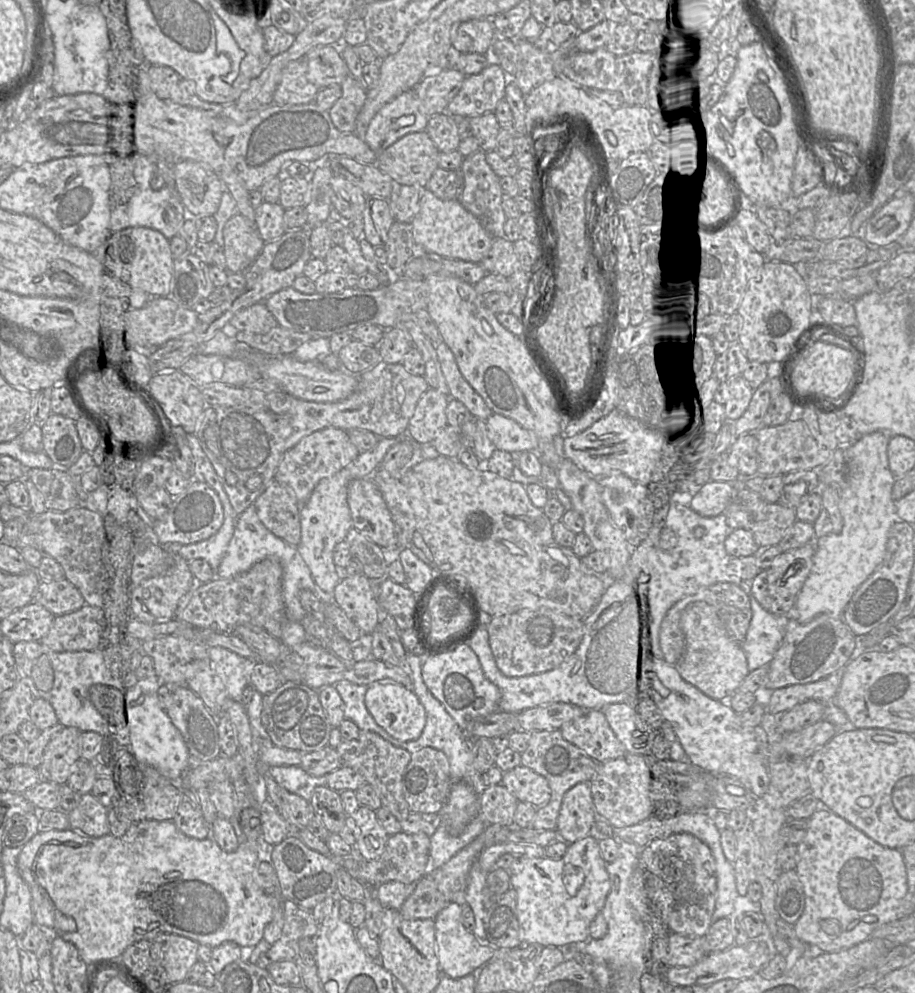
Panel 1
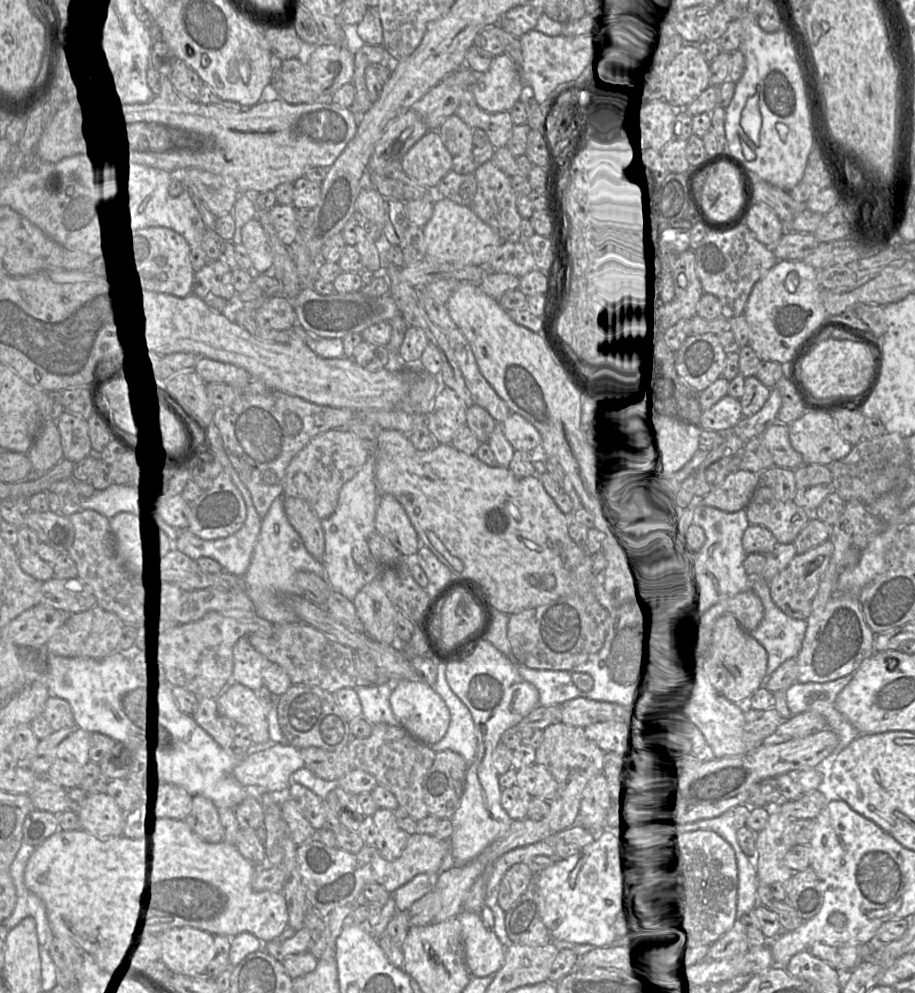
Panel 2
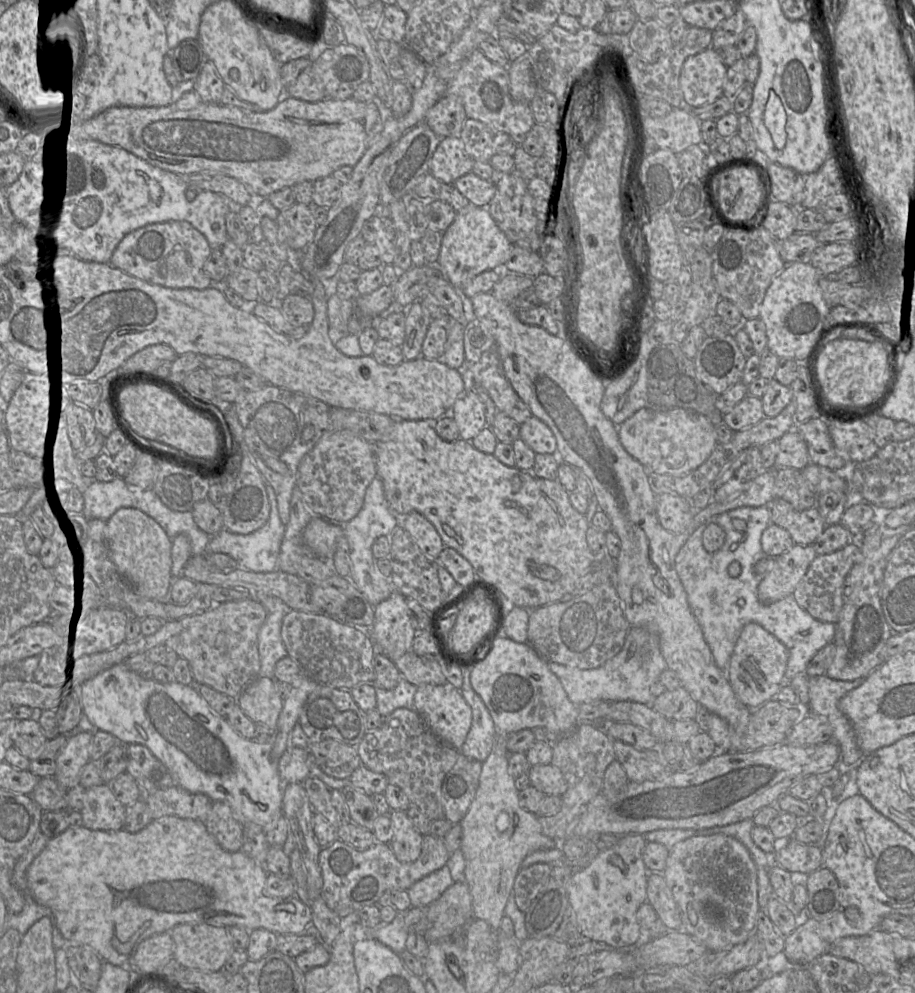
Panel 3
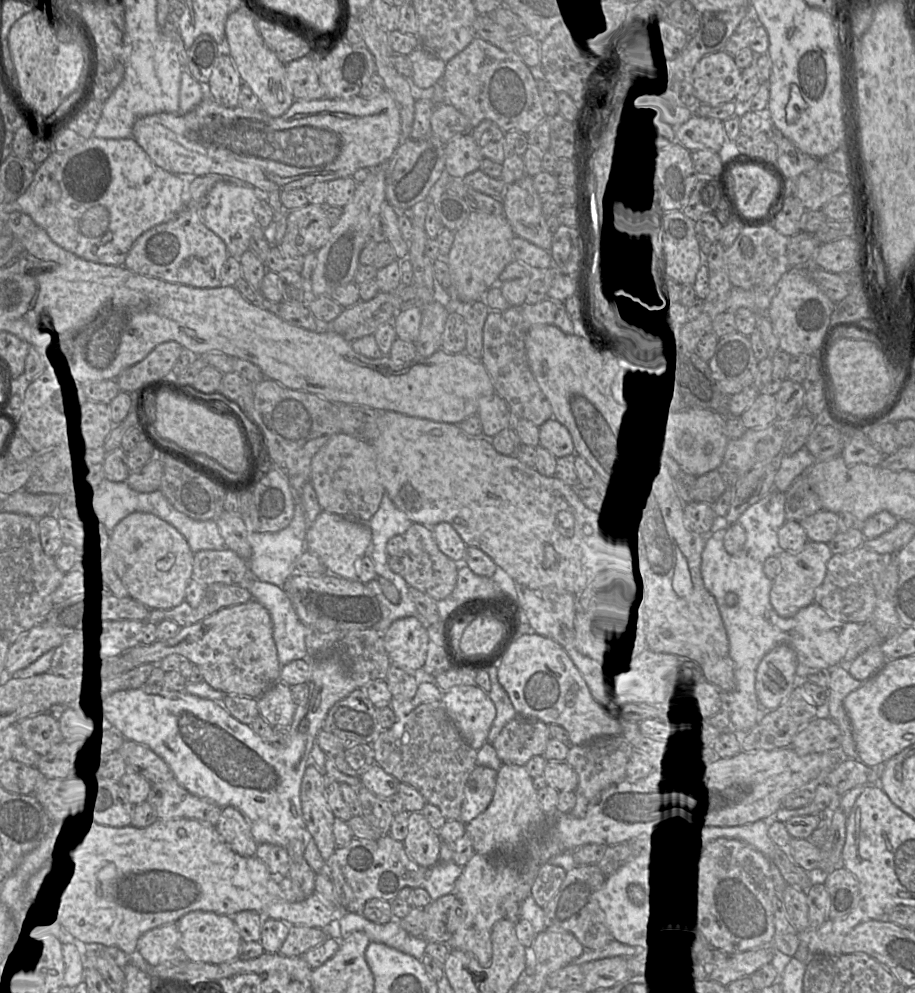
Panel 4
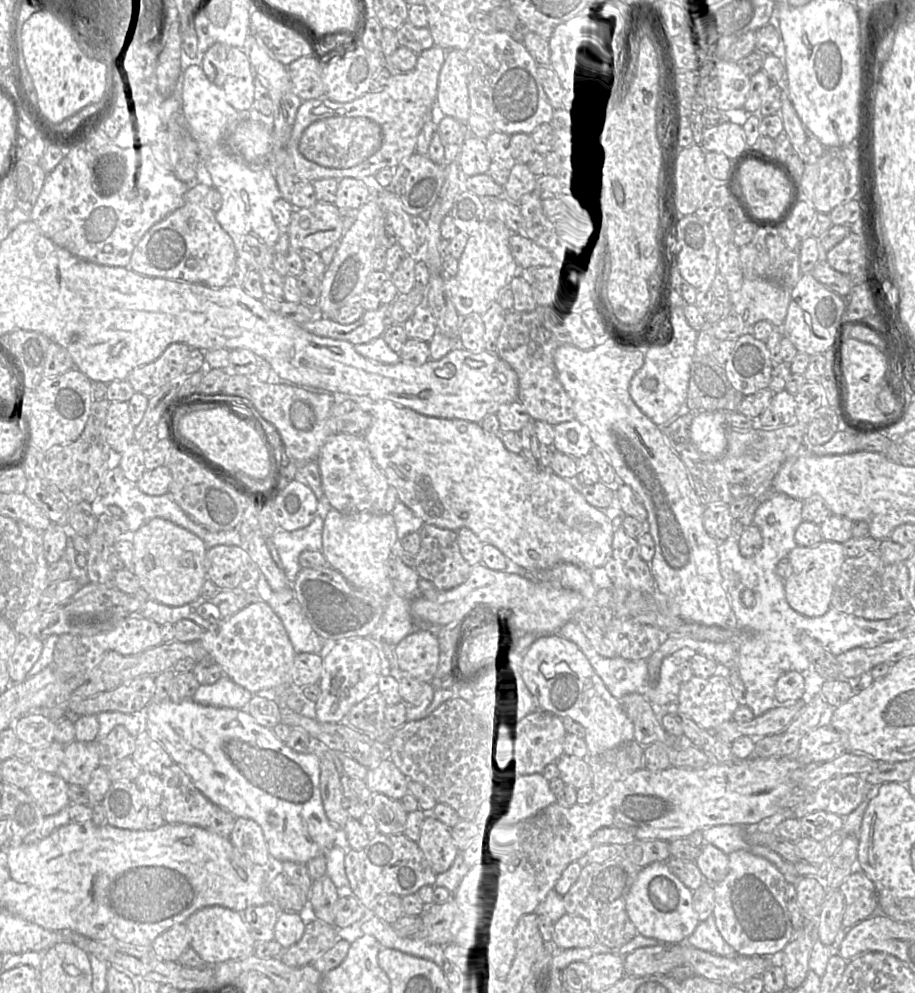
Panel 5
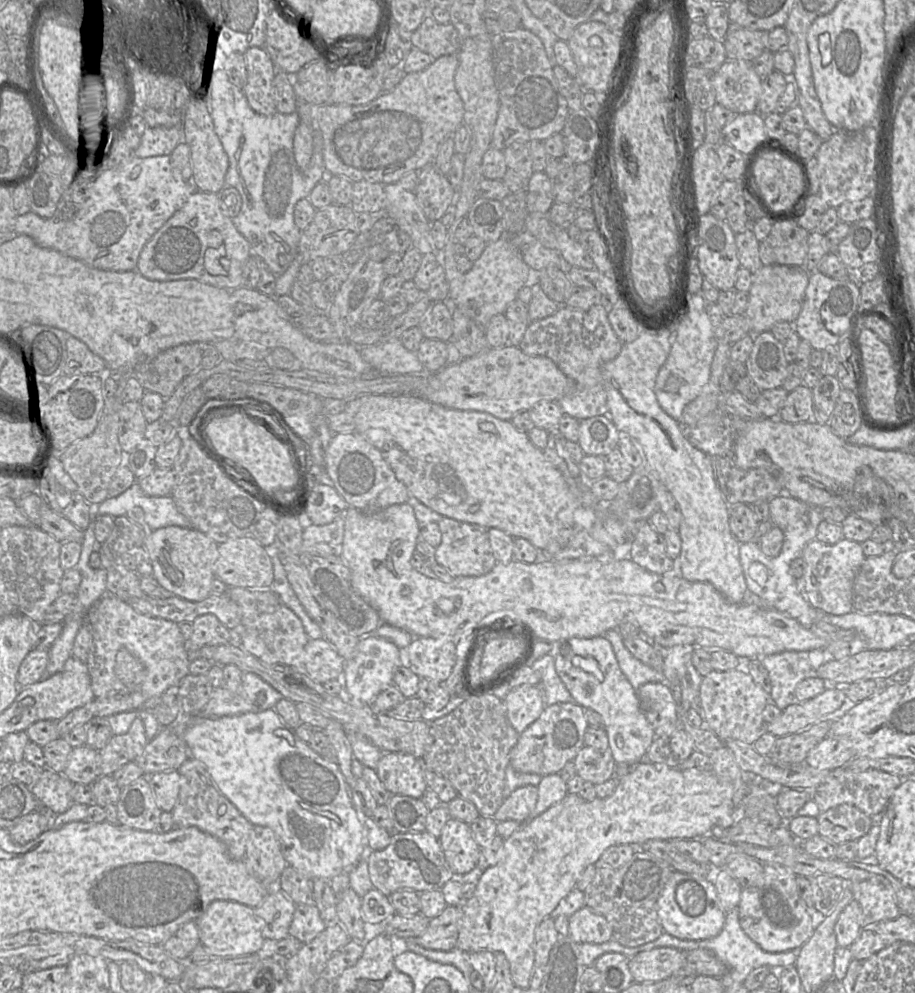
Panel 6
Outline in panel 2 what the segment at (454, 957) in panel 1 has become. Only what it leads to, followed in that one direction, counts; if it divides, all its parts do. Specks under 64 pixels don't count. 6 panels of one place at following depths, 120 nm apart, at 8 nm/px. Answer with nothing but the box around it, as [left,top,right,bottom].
[457,910,505,976]

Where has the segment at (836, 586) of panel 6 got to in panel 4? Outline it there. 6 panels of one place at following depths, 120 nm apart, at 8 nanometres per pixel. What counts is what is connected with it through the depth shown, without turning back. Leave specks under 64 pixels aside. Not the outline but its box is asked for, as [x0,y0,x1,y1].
[770,541,833,618]

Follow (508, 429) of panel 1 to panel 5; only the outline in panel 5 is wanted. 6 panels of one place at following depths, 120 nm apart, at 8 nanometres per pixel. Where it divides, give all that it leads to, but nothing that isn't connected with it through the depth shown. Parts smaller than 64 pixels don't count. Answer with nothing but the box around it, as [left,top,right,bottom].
[552,419,594,459]

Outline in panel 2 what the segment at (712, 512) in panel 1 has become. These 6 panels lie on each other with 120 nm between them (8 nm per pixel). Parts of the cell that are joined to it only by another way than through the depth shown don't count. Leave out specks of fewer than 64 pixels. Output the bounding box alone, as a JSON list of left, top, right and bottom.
[702,471,759,512]

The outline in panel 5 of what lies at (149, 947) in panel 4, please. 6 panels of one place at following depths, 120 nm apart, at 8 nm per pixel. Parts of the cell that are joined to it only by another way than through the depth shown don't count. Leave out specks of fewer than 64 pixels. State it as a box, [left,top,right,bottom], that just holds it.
[150,922,190,961]

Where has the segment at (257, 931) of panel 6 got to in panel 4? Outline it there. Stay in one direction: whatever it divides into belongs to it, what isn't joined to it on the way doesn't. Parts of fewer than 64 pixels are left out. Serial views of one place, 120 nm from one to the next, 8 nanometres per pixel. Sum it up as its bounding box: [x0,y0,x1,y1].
[175,911,243,964]

